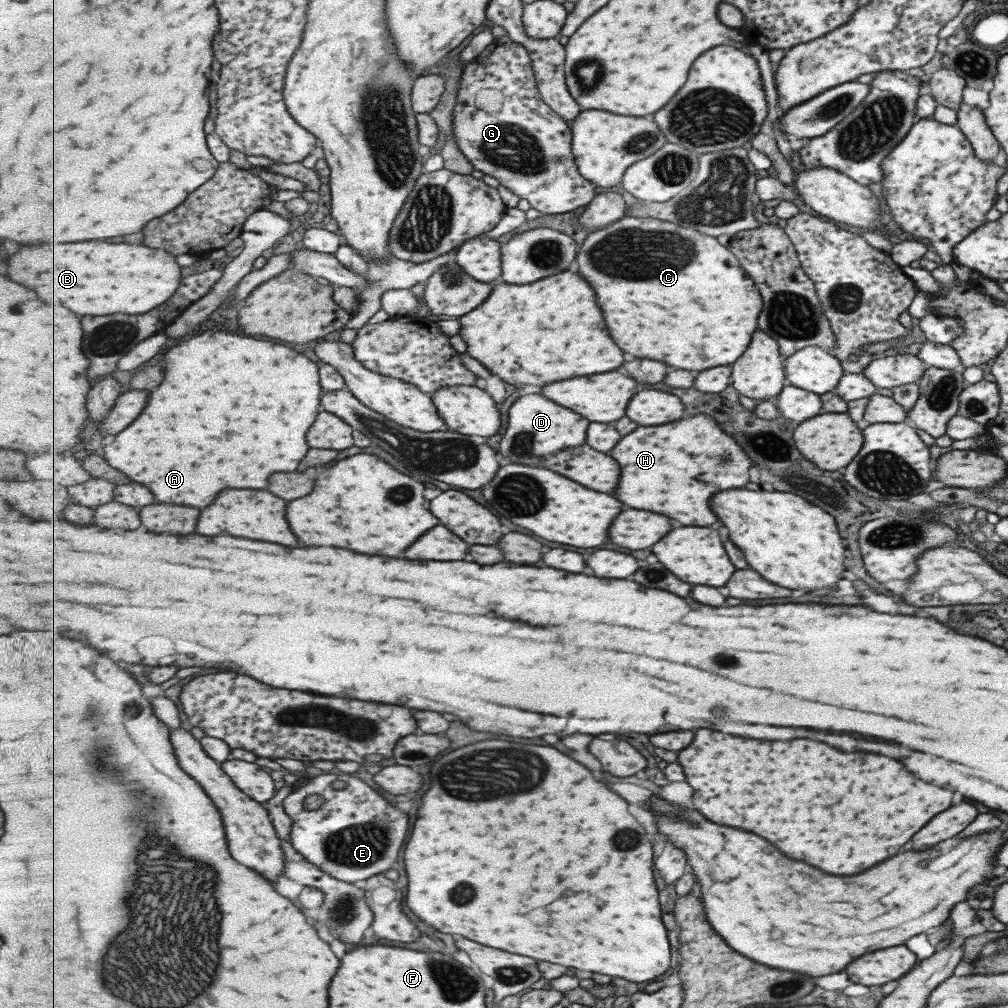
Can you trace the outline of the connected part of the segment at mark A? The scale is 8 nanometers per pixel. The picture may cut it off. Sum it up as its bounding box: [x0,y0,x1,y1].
[104,330,325,508]

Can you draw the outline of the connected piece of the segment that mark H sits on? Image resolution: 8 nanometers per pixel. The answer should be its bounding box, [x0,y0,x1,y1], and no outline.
[611,414,753,526]

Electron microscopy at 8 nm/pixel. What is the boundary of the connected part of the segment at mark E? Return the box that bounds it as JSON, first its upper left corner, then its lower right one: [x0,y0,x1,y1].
[284,772,411,882]

